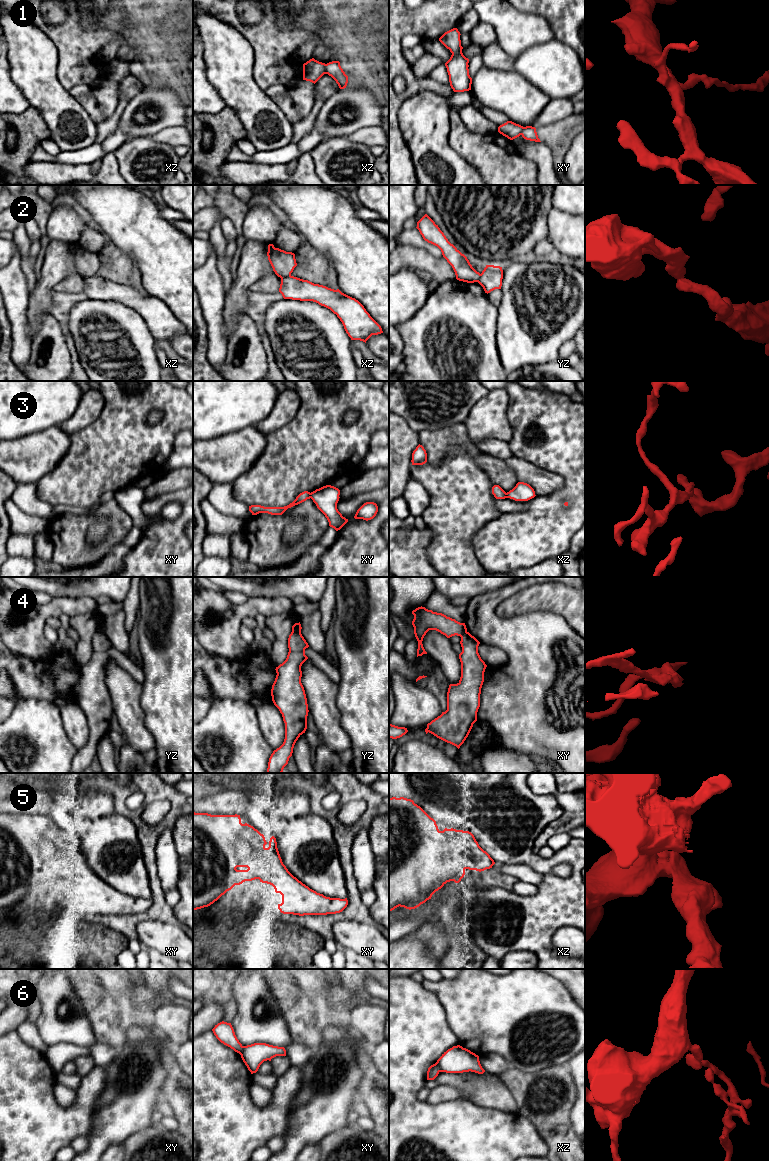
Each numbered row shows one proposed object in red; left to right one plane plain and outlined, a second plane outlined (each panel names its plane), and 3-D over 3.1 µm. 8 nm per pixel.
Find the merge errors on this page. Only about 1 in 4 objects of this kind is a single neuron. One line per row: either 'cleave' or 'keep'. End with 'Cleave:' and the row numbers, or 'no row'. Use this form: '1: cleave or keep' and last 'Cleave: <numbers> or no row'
1: cleave
2: cleave
3: cleave
4: cleave
5: keep
6: cleave
Cleave: 1, 2, 3, 4, 6

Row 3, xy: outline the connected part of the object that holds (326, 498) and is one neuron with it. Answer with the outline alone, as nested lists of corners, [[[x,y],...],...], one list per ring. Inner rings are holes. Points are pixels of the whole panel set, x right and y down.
[[[326,485],[311,492],[310,498],[316,504],[317,508],[325,515],[329,526],[336,531],[340,530],[348,519],[342,516],[337,509],[340,490],[334,486]]]

